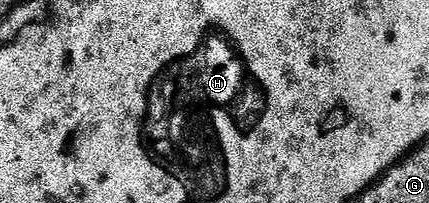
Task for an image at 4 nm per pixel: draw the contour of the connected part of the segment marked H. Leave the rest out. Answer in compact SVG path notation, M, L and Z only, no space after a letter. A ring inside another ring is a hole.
M208 24L204 36L196 40L196 48L188 56L180 56L176 64L168 64L168 80L164 80L164 72L156 72L156 84L152 88L160 88L160 104L168 104L168 84L172 84L172 100L180 100L180 112L172 112L172 116L192 116L192 120L196 116L212 116L212 112L232 112L236 120L268 116L268 92L260 84L260 76L248 68L247 58L230 54L226 30L220 24ZM218 36L223 38L214 40Z

